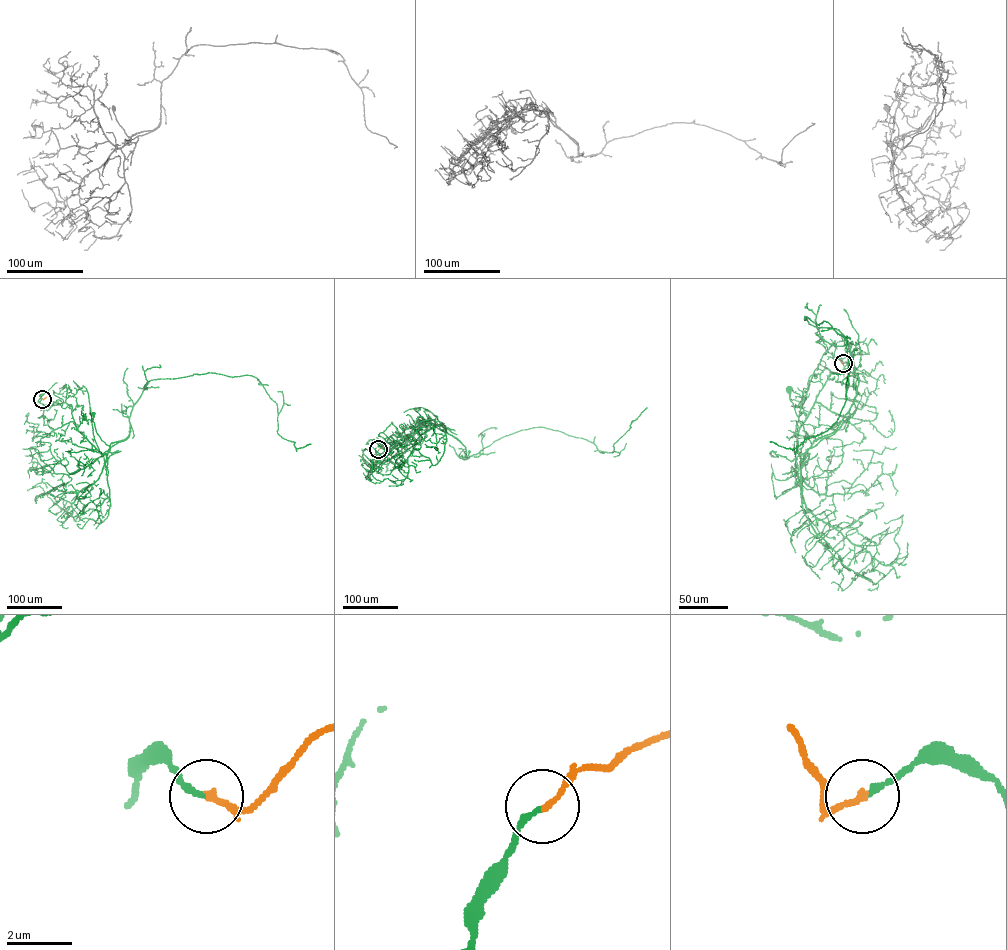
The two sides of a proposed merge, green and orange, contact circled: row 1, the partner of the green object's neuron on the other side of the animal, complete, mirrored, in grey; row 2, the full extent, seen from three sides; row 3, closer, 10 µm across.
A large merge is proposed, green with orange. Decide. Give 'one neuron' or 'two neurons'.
one neuron

